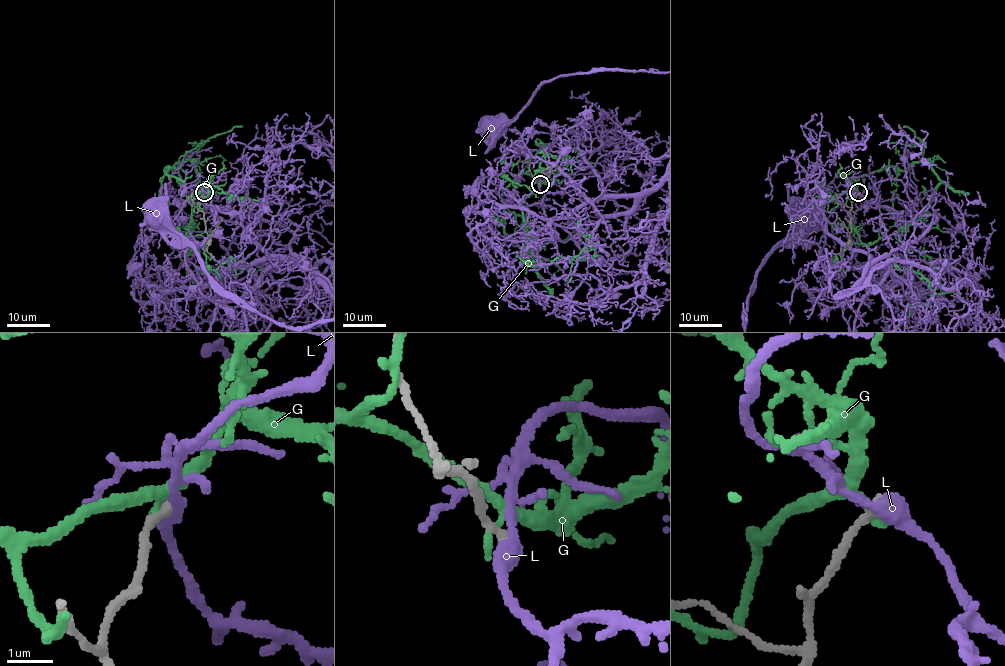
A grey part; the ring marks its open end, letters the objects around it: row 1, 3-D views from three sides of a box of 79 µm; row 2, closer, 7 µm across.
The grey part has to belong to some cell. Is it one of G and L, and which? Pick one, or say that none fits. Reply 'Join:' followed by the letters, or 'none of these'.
Join: none of these

